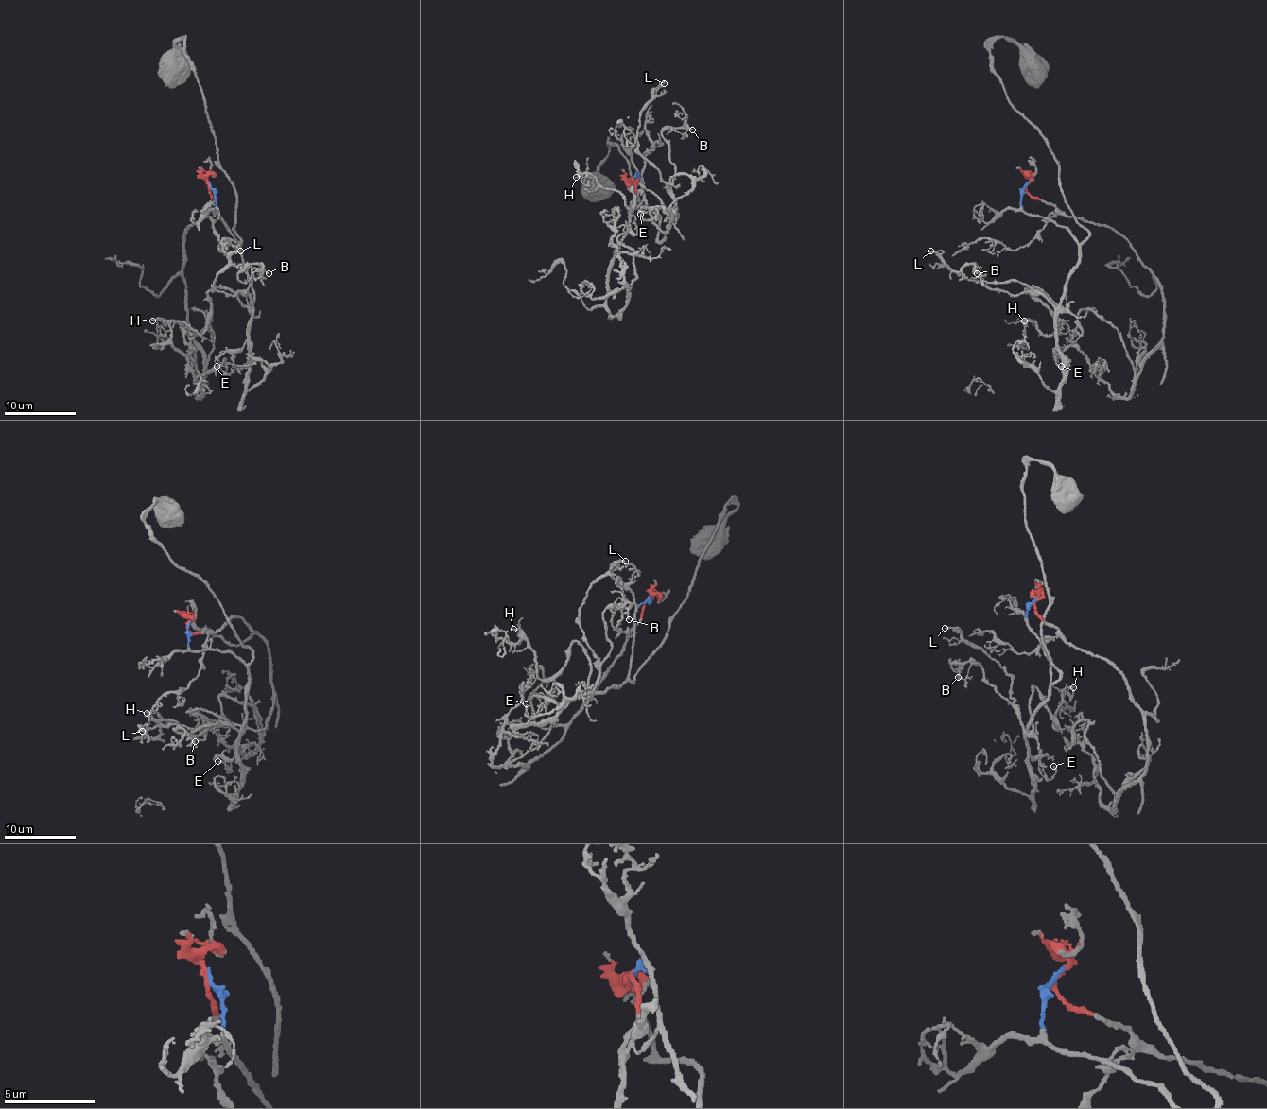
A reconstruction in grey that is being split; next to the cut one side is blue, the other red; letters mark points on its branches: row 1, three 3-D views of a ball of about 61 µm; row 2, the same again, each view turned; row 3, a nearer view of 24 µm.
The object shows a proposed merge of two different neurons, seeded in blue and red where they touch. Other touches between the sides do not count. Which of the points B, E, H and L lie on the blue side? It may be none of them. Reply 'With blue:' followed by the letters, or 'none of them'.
With blue: B, E, H, L

